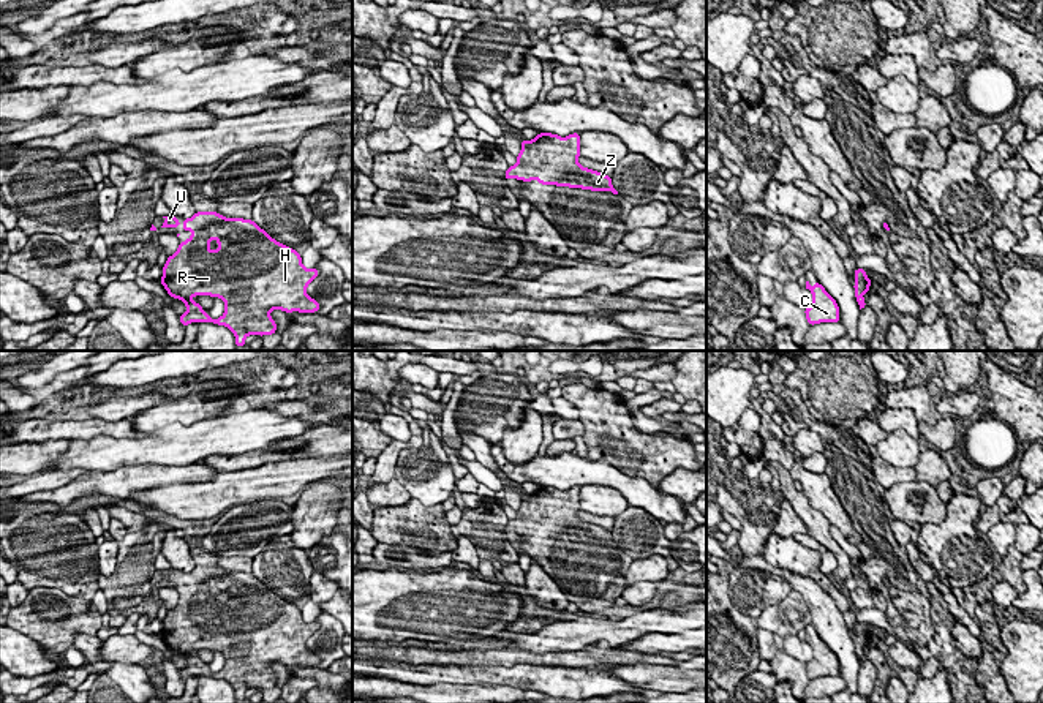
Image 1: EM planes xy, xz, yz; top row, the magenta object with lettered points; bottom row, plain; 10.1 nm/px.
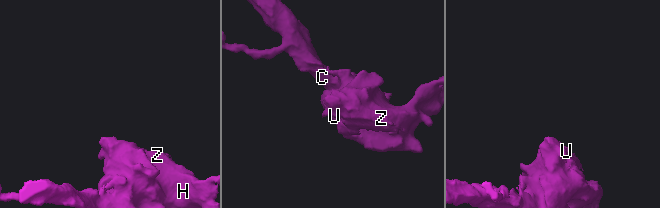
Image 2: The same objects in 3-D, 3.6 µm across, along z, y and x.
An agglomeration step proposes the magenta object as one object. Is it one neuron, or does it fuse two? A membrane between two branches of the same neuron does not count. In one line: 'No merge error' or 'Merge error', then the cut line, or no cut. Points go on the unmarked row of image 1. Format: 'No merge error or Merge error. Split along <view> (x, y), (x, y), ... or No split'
No merge error. No split

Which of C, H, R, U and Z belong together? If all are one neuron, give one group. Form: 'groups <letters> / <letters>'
groups C H R U Z

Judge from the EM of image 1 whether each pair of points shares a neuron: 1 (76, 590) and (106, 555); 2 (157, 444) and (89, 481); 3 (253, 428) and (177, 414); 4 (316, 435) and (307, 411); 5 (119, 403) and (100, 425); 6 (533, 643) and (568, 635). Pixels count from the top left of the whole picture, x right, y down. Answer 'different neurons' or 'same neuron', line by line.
1: different neurons
2: different neurons
3: different neurons
4: different neurons
5: different neurons
6: same neuron

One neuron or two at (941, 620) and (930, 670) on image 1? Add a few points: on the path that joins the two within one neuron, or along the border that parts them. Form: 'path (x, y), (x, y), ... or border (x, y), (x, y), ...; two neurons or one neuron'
border (933, 654), (937, 661); two neurons

